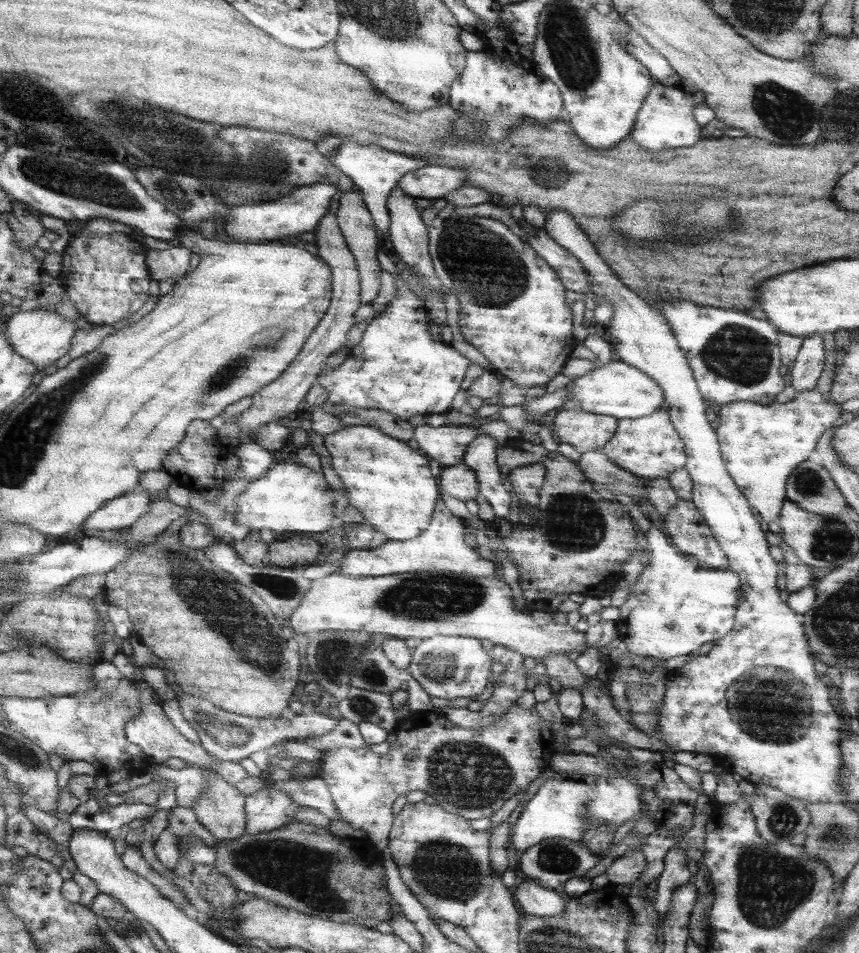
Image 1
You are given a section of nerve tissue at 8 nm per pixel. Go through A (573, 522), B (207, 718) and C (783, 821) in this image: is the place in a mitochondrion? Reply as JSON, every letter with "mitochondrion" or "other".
{"A":"mitochondrion","B":"mitochondrion","C":"mitochondrion"}

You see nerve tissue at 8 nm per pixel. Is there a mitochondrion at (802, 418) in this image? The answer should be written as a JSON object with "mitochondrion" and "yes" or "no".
{"mitochondrion":"no"}

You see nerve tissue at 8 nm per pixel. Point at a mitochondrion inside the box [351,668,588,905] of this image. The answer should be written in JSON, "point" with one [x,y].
{"point":[469,775]}

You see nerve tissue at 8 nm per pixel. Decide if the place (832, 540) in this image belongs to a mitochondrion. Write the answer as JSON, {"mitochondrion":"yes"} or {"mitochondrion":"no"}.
{"mitochondrion":"yes"}

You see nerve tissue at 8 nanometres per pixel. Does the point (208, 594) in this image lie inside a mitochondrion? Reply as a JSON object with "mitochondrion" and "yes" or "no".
{"mitochondrion":"yes"}

